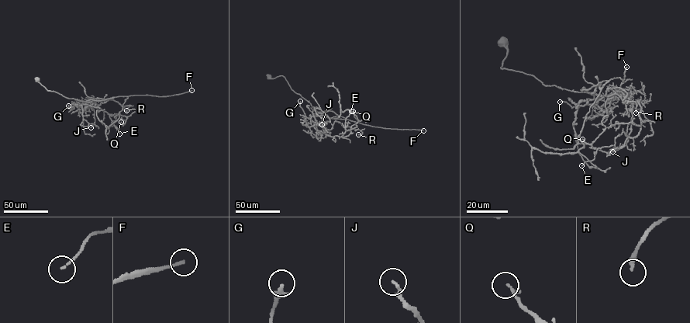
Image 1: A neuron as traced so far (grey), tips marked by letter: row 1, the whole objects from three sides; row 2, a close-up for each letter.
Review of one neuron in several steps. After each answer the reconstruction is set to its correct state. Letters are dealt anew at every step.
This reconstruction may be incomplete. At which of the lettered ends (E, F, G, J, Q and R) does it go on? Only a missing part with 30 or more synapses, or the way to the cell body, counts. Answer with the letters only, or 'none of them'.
F

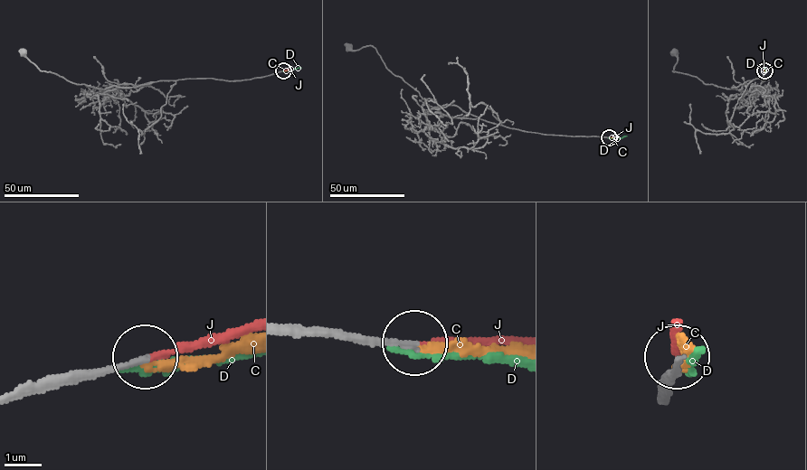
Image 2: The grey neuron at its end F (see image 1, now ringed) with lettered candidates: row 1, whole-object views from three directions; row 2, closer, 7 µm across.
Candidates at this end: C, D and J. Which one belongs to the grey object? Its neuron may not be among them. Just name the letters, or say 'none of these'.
J

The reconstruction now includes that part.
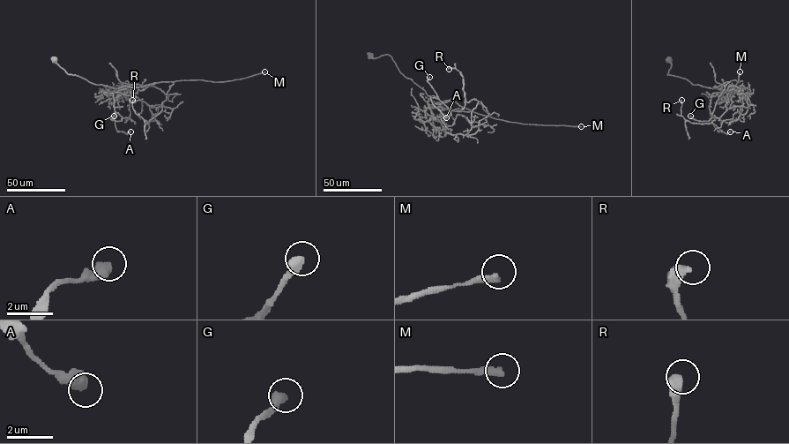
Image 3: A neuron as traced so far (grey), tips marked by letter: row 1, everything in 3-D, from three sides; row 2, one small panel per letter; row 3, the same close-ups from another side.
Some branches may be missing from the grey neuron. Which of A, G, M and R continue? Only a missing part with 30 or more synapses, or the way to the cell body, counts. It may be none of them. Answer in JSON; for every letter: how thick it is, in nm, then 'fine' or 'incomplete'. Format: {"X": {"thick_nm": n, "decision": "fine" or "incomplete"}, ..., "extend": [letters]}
{"A": {"thick_nm": 480, "decision": "fine"}, "G": {"thick_nm": 440, "decision": "fine"}, "M": {"thick_nm": 300, "decision": "incomplete"}, "R": {"thick_nm": 440, "decision": "fine"}, "extend": ["M"]}

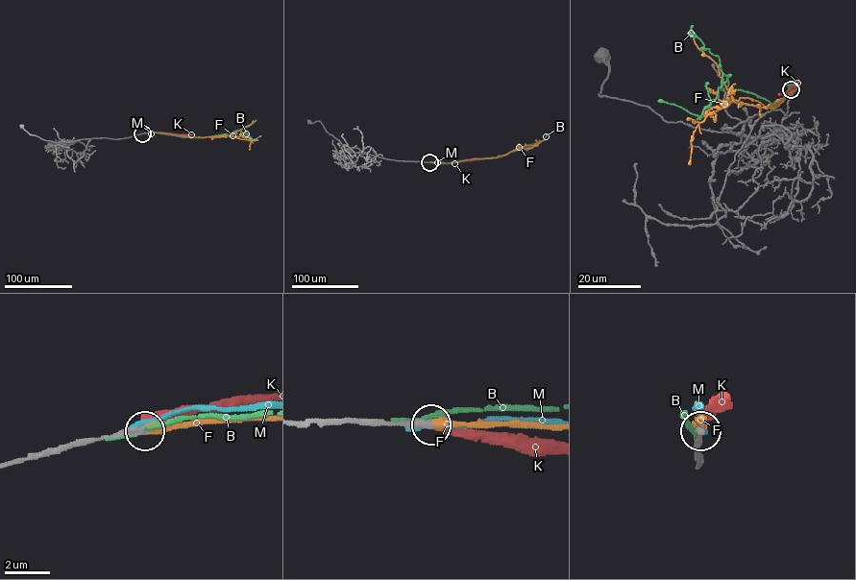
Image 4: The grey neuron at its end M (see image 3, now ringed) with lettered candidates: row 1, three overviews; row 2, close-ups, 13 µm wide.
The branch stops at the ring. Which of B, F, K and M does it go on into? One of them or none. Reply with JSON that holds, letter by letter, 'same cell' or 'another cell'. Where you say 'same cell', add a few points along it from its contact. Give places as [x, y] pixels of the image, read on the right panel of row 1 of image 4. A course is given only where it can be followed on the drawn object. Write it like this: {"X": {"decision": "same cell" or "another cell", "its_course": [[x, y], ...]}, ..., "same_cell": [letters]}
{"B": {"decision": "another cell"}, "F": {"decision": "same cell", "its_course": [[791, 89], [794, 84], [773, 106], [741, 98], [715, 110], [715, 119], [708, 115], [693, 135], [689, 164]]}, "K": {"decision": "another cell"}, "M": {"decision": "another cell"}, "same_cell": ["F"]}

